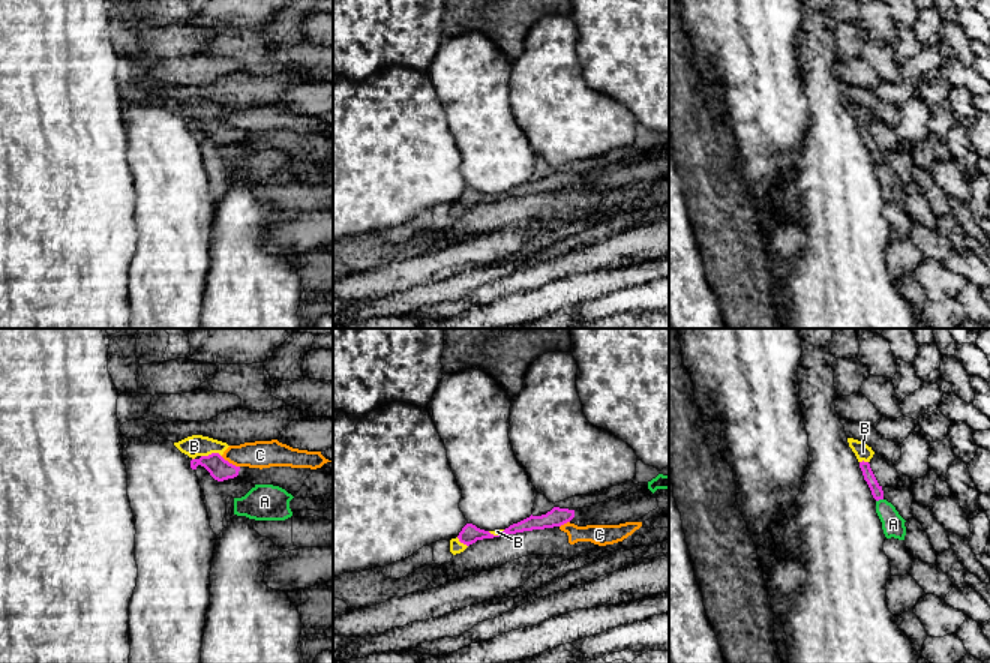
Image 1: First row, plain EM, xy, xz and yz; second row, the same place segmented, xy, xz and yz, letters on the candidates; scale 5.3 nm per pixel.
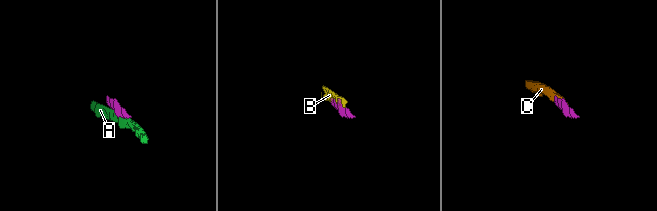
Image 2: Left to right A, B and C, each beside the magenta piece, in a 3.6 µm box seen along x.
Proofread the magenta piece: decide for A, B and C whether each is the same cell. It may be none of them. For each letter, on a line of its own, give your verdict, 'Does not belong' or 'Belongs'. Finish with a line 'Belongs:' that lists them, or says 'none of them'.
A: Does not belong
B: Belongs
C: Does not belong
Belongs: B

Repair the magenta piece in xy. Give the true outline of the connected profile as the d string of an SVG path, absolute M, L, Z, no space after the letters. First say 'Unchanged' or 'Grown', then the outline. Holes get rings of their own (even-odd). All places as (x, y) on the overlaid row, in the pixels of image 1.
Grown. M192 435L174 442L174 446L192 459L192 470L196 470L196 466L201 465L218 482L238 476L240 466L236 466L222 458L224 452L230 447L226 442L202 435Z

